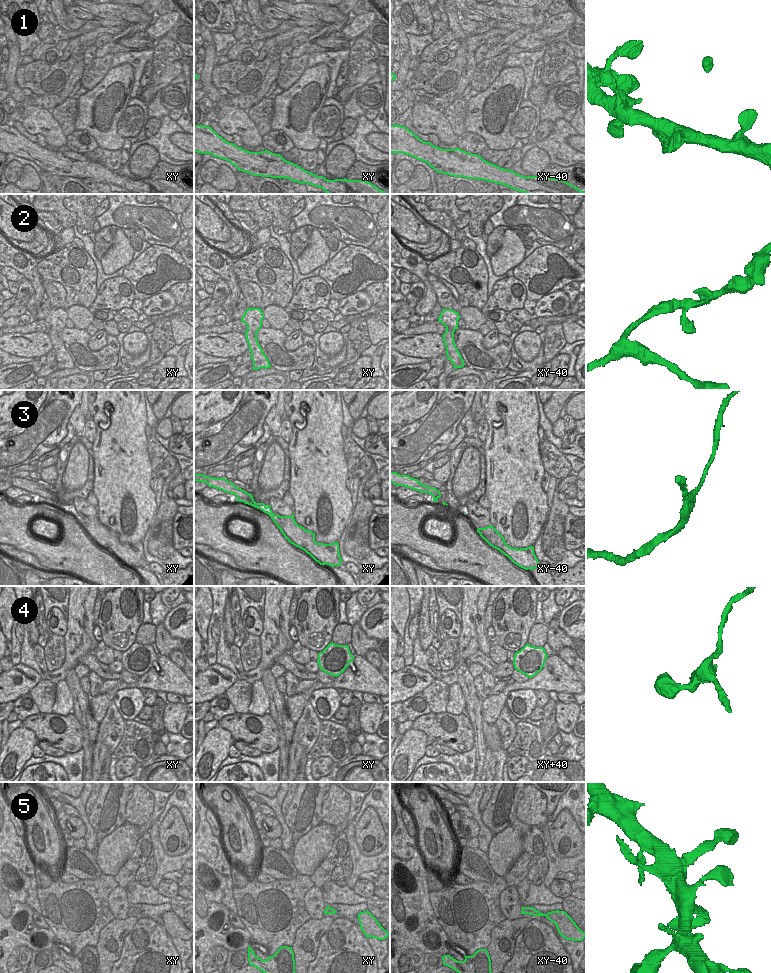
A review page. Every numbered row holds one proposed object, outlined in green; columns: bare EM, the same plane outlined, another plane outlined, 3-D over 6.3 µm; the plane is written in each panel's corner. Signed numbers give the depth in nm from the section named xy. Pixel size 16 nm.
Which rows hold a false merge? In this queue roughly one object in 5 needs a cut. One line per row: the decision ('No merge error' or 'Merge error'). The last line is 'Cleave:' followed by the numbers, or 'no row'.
1: No merge error
2: No merge error
3: No merge error
4: No merge error
5: No merge error
Cleave: no row.

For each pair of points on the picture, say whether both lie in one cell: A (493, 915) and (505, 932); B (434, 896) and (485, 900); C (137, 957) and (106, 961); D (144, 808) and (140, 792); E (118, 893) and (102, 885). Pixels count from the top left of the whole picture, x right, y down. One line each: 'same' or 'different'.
A: different
B: same
C: different
D: same
E: different

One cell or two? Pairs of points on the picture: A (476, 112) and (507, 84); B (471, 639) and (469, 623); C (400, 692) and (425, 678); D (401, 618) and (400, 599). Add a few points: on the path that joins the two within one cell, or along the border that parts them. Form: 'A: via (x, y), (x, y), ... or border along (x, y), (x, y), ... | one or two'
A: via (483, 103), (487, 96), (498, 89) | one
B: via (469, 635), (469, 627) | one
C: via (406, 686), (420, 676) | one
D: via (400, 613), (400, 604) | one

